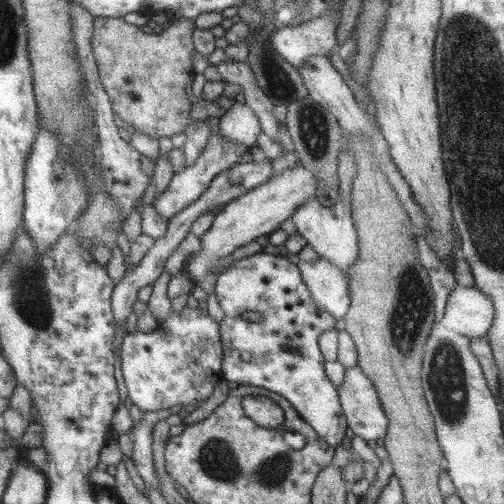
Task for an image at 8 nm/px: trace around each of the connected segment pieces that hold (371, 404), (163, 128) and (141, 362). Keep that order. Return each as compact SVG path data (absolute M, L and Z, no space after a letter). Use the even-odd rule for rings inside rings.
M356 364L348 367L344 382L337 387L347 424L363 440L385 439L388 417L371 378Z
M94 18L91 47L101 84L110 97L113 112L116 112L125 124L132 124L137 132L159 139L182 133L187 127L193 106L189 98L188 86L193 82L196 74L192 67L192 54L195 51L192 36L196 29L195 23L192 19L172 20L166 27L152 34L146 34L138 26L129 24L123 18Z
M185 306L181 313L171 313L160 321L151 333L127 333L121 345L121 369L129 398L145 412L170 409L176 404L187 407L194 400L208 399L216 385L223 380L223 346L219 323L214 321L206 309L190 309Z

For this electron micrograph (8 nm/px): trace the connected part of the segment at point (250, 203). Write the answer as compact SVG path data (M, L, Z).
M296 164L295 167L286 169L277 177L270 177L264 184L225 204L214 217L208 232L199 238L202 243L200 250L188 259L184 271L188 272L189 278L200 286L201 280L208 276L221 258L230 256L240 246L256 241L261 236L272 235L280 229L283 221L292 218L300 205L316 196L316 185L314 173L308 170L308 167Z

